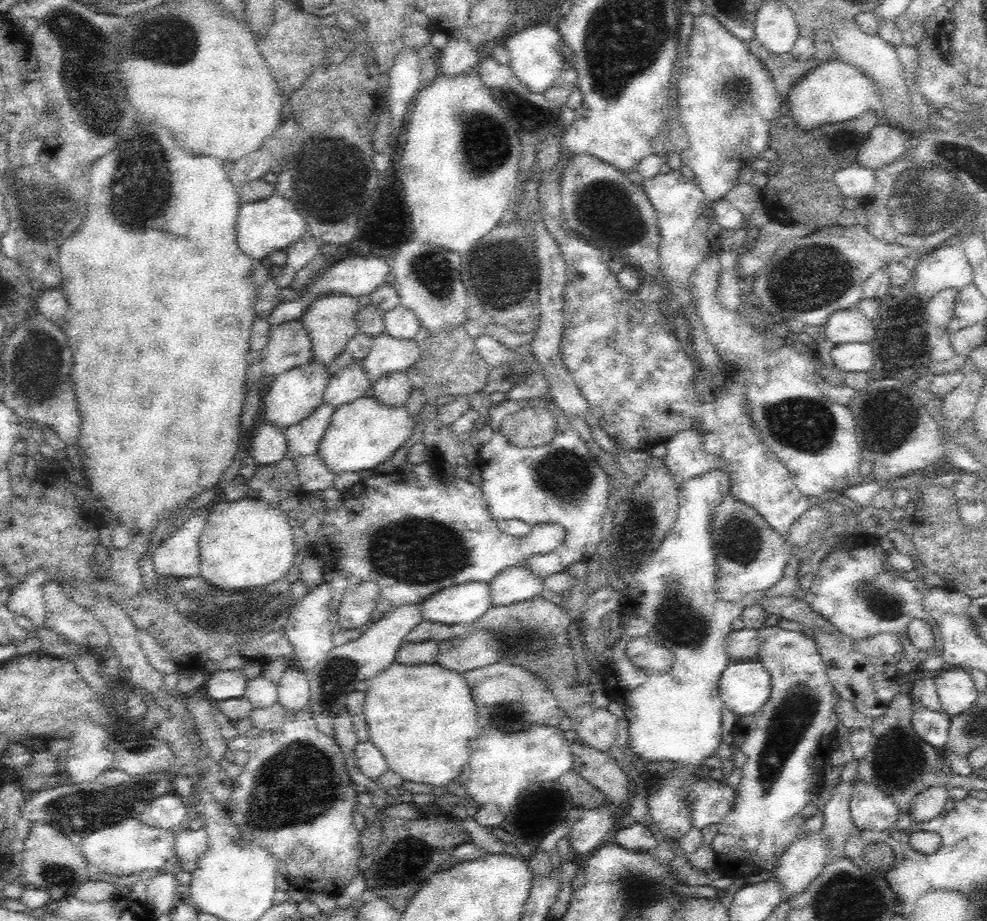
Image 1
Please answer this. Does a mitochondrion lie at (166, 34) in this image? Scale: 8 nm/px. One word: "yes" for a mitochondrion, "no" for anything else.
yes

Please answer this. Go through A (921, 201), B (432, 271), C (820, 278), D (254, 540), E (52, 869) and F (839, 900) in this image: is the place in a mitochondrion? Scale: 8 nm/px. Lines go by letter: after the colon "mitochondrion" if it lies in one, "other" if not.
A: mitochondrion
B: mitochondrion
C: mitochondrion
D: other
E: mitochondrion
F: mitochondrion

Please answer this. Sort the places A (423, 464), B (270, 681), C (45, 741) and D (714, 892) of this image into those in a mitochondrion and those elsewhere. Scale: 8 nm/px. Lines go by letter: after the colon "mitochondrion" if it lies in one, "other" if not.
A: other
B: other
C: other
D: other

